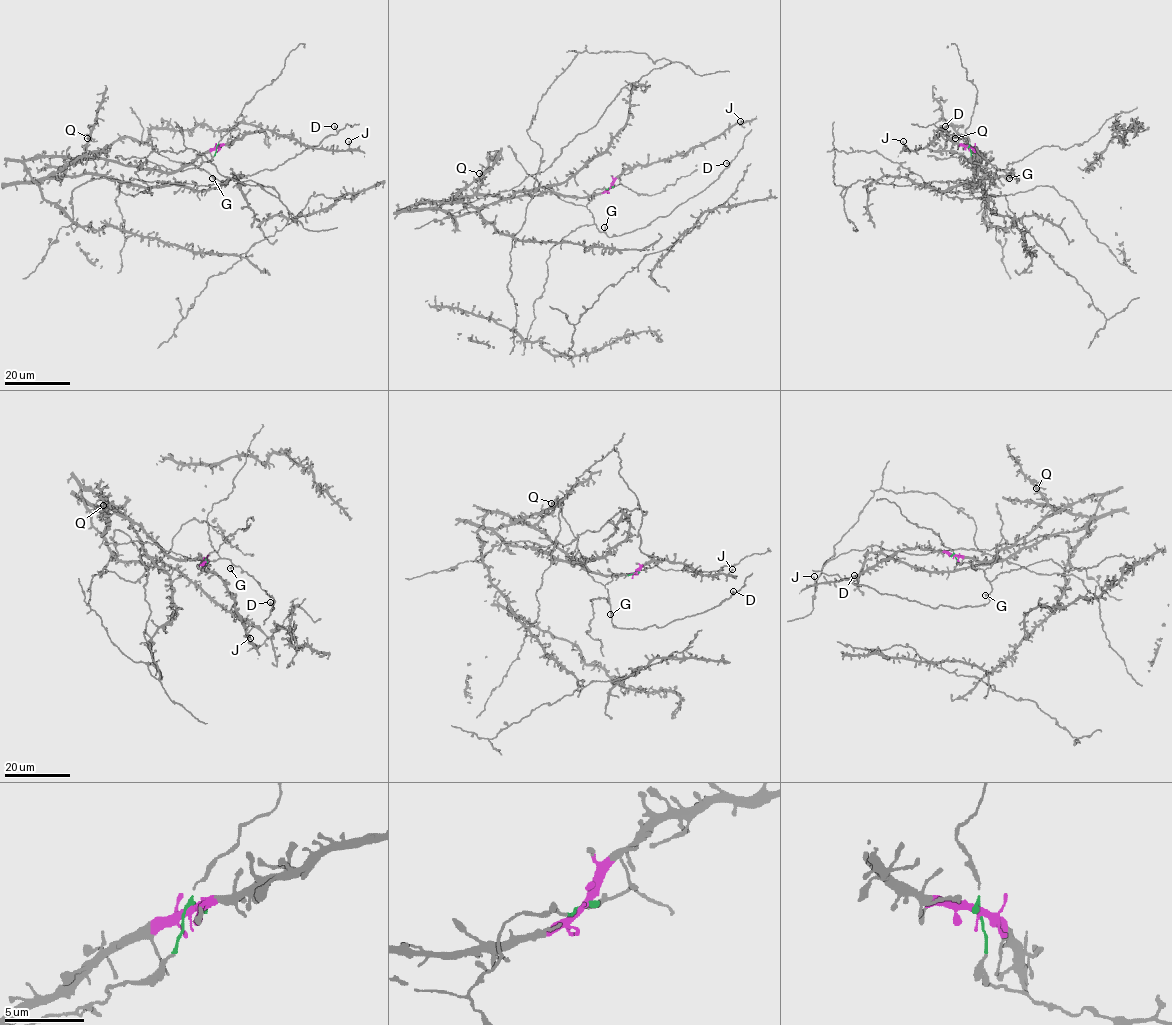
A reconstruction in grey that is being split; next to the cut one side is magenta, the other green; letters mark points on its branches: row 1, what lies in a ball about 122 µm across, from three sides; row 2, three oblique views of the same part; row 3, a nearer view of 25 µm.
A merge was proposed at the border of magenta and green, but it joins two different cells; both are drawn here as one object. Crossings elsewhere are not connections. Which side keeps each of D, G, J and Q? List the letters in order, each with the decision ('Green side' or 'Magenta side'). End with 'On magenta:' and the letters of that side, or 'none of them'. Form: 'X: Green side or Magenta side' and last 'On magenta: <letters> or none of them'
D: Green side
G: Green side
J: Magenta side
Q: Magenta side
On magenta: J, Q

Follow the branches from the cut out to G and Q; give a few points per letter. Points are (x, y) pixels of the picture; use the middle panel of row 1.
G: (610, 187), (596, 189), (586, 205), (597, 228), (603, 232), (604, 227)
Q: (610, 187), (584, 197), (552, 191), (513, 197), (477, 195), (481, 183), (479, 173)

